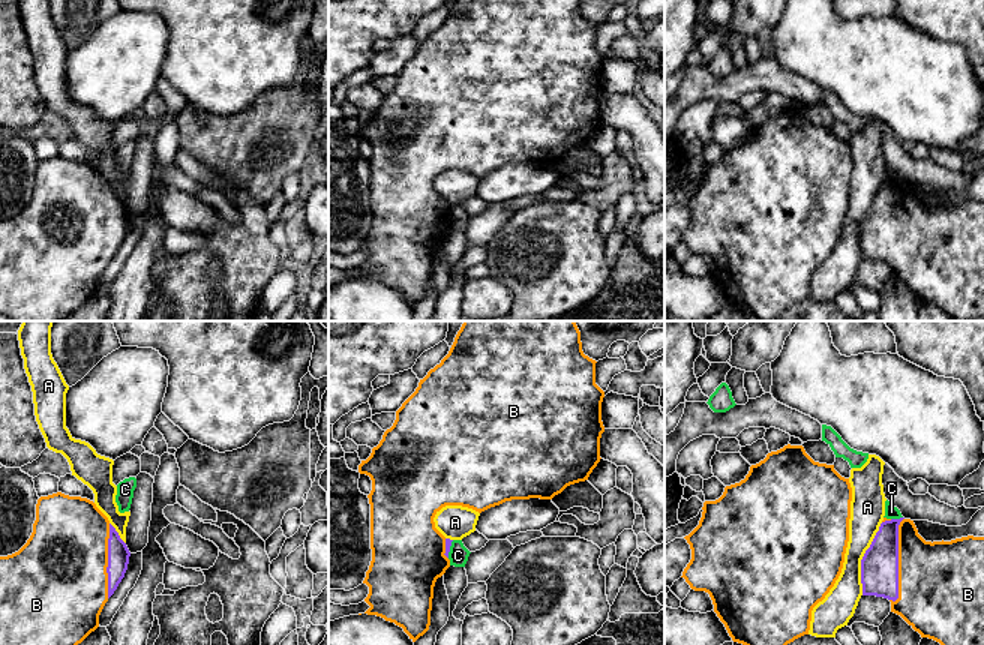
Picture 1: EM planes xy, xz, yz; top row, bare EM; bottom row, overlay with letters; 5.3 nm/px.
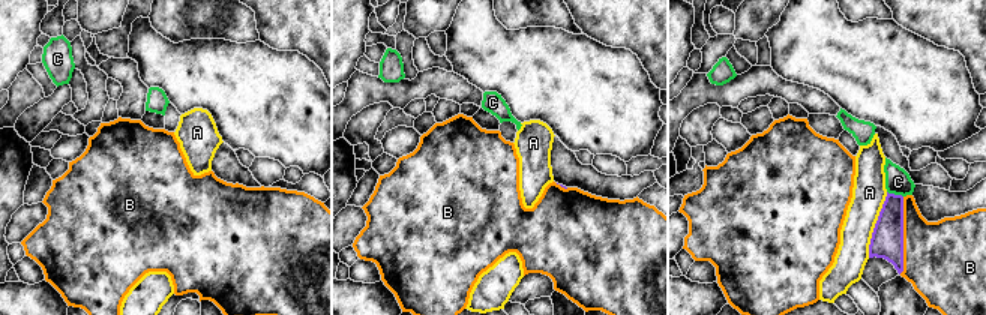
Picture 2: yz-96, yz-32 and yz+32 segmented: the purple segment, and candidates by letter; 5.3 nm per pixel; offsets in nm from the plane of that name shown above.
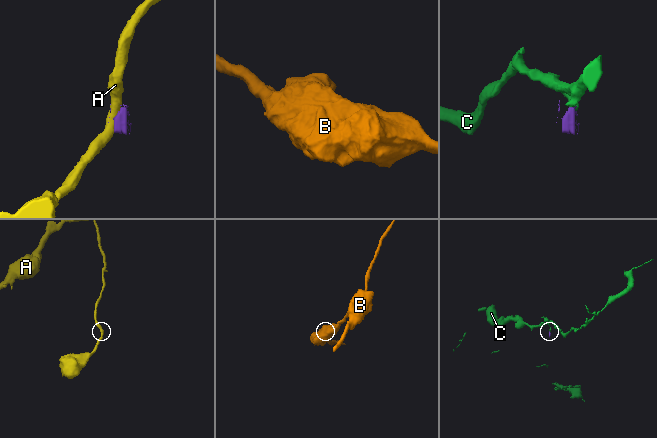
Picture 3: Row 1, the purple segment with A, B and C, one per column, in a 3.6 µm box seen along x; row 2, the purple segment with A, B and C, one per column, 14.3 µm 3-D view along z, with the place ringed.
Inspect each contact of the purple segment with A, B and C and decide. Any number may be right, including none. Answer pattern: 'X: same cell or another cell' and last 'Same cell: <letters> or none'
A: another cell
B: same cell
C: another cell
Same cell: B

